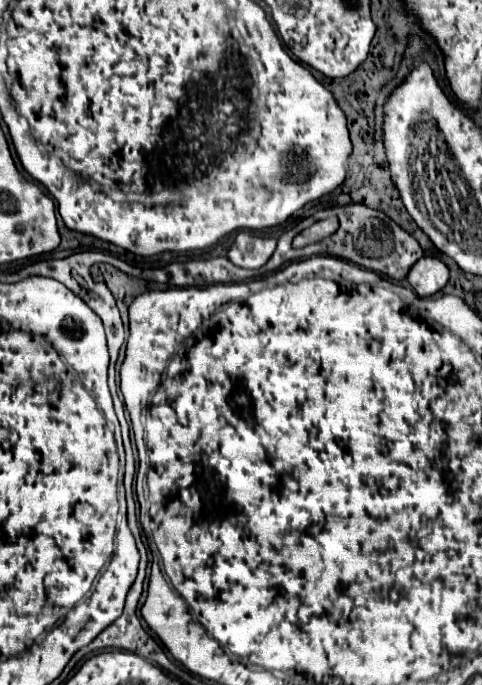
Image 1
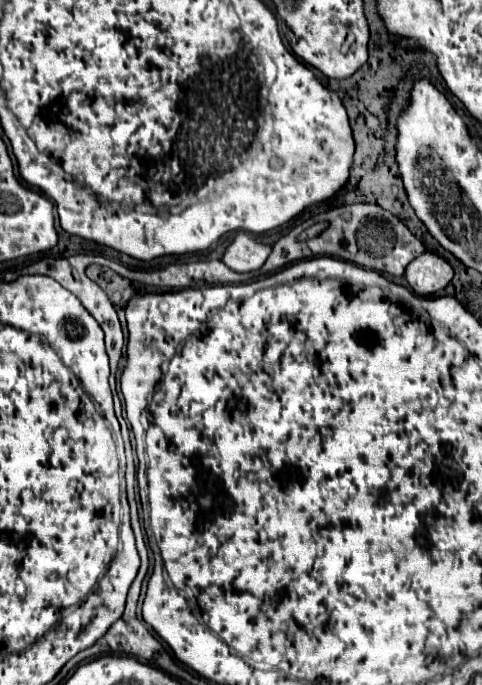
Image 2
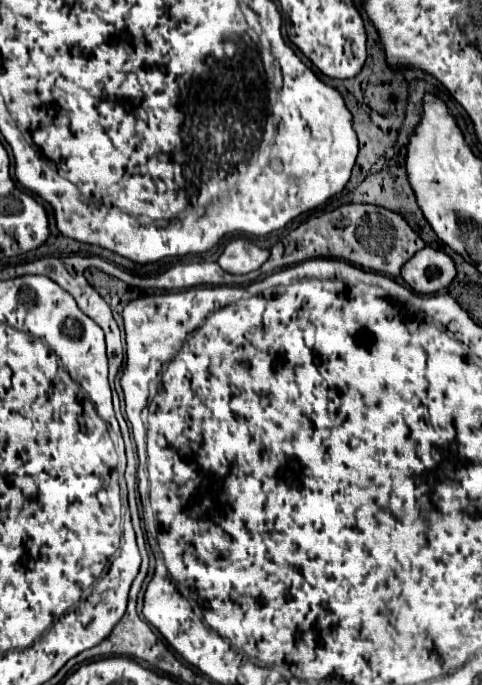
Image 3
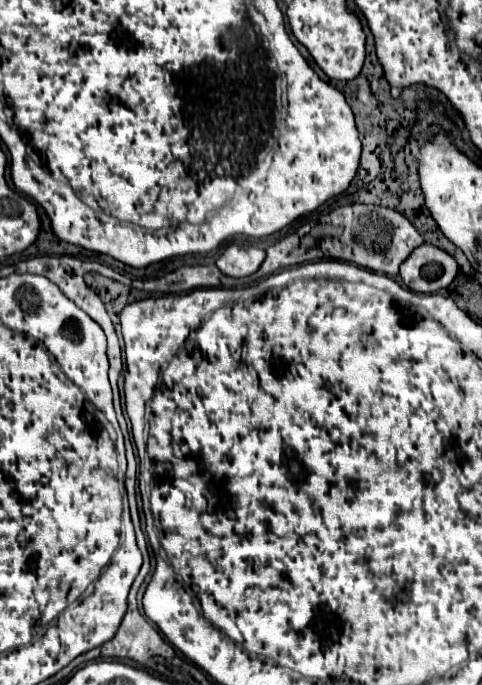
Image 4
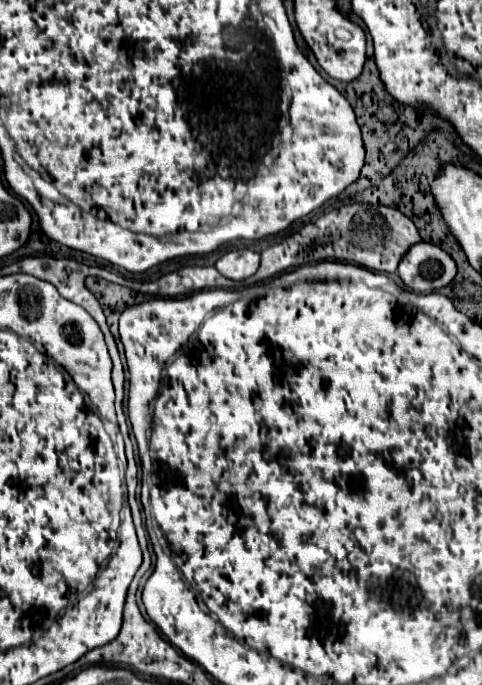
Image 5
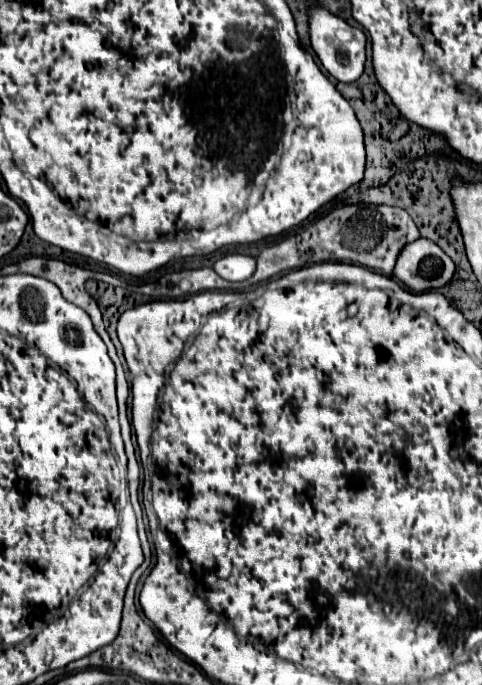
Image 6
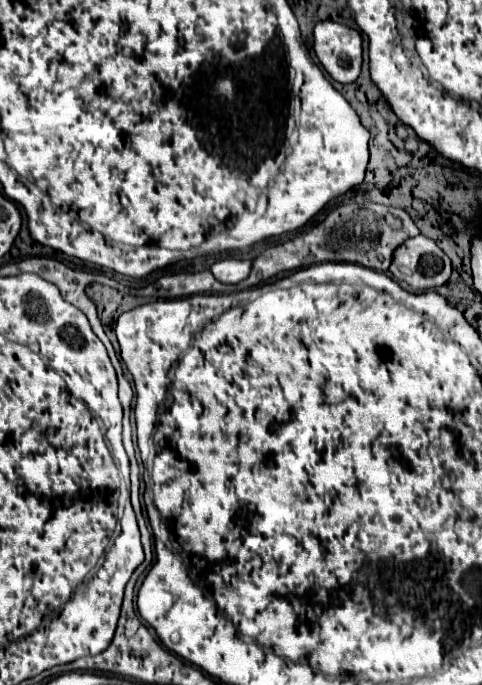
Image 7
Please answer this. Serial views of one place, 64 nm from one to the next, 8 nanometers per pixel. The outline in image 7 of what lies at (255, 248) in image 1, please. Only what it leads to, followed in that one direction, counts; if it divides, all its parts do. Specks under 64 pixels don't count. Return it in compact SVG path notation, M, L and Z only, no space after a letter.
M220 260L212 264L210 272L224 284L238 284L244 280L244 276L250 274L250 264L250 260Z

